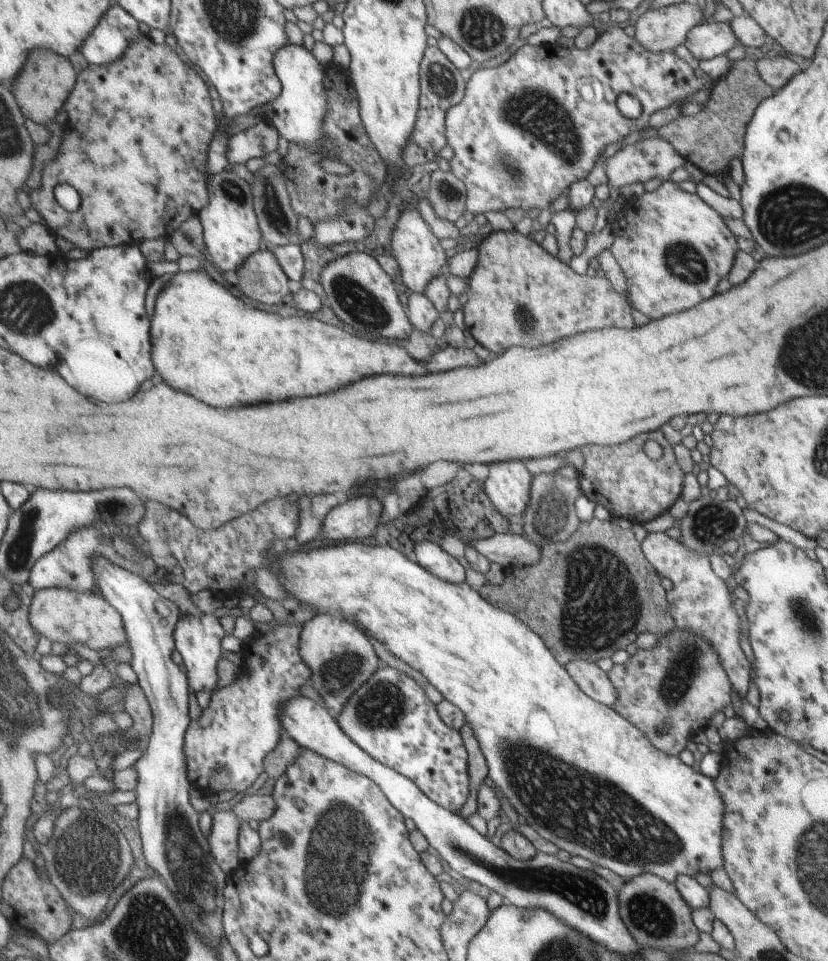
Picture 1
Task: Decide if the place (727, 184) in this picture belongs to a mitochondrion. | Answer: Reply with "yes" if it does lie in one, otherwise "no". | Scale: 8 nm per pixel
no

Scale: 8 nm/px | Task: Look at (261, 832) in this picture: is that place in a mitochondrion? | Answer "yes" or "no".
no

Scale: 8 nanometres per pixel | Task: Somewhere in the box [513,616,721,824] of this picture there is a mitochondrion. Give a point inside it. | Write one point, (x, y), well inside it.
(686, 661)

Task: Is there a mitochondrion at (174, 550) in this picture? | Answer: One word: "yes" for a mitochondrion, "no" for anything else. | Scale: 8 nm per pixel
no

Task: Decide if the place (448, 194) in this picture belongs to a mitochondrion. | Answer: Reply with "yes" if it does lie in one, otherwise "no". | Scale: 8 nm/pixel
yes

